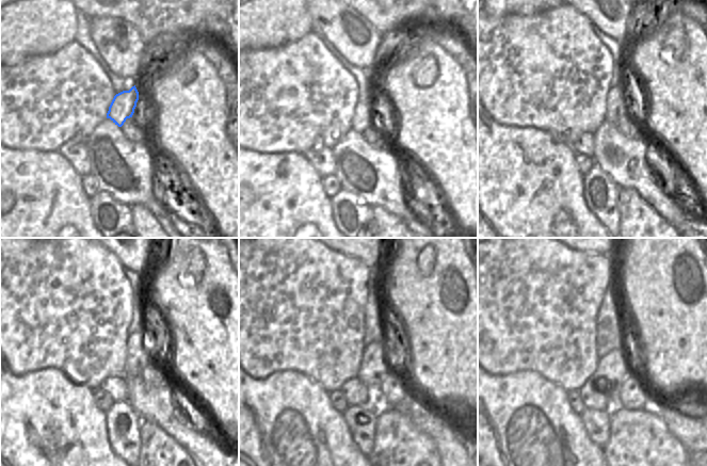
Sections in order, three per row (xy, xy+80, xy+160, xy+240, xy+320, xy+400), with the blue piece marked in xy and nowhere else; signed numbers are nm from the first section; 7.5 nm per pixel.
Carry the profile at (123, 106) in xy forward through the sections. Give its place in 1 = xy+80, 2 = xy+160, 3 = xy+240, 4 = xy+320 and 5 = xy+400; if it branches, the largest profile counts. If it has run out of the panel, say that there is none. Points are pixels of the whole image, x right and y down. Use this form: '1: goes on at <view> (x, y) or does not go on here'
1: goes on at xy+80 (375, 105)
2: goes on at xy+160 (615, 102)
3: goes on at xy+240 (138, 356)
4: goes on at xy+320 (373, 367)
5: goes on at xy+400 (612, 369)

